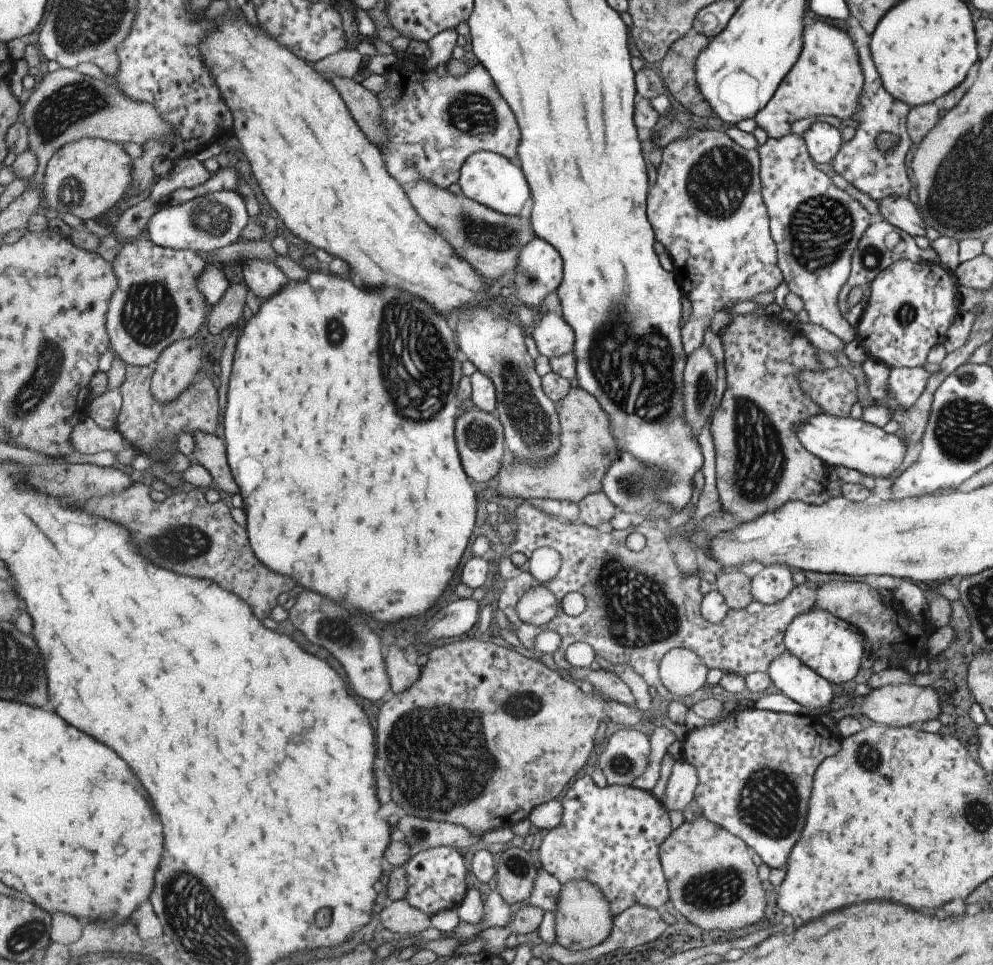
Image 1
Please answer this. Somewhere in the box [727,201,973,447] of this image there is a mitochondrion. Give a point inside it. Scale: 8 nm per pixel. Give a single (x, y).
(871, 256)

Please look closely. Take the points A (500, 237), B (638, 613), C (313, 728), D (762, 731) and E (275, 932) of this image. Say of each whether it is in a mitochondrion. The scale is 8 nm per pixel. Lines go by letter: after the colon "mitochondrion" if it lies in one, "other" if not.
A: mitochondrion
B: mitochondrion
C: other
D: other
E: other

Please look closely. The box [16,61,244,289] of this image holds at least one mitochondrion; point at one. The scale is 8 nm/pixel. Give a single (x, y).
(69, 104)

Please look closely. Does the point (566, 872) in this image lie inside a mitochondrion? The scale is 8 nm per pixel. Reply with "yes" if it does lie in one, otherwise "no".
no

